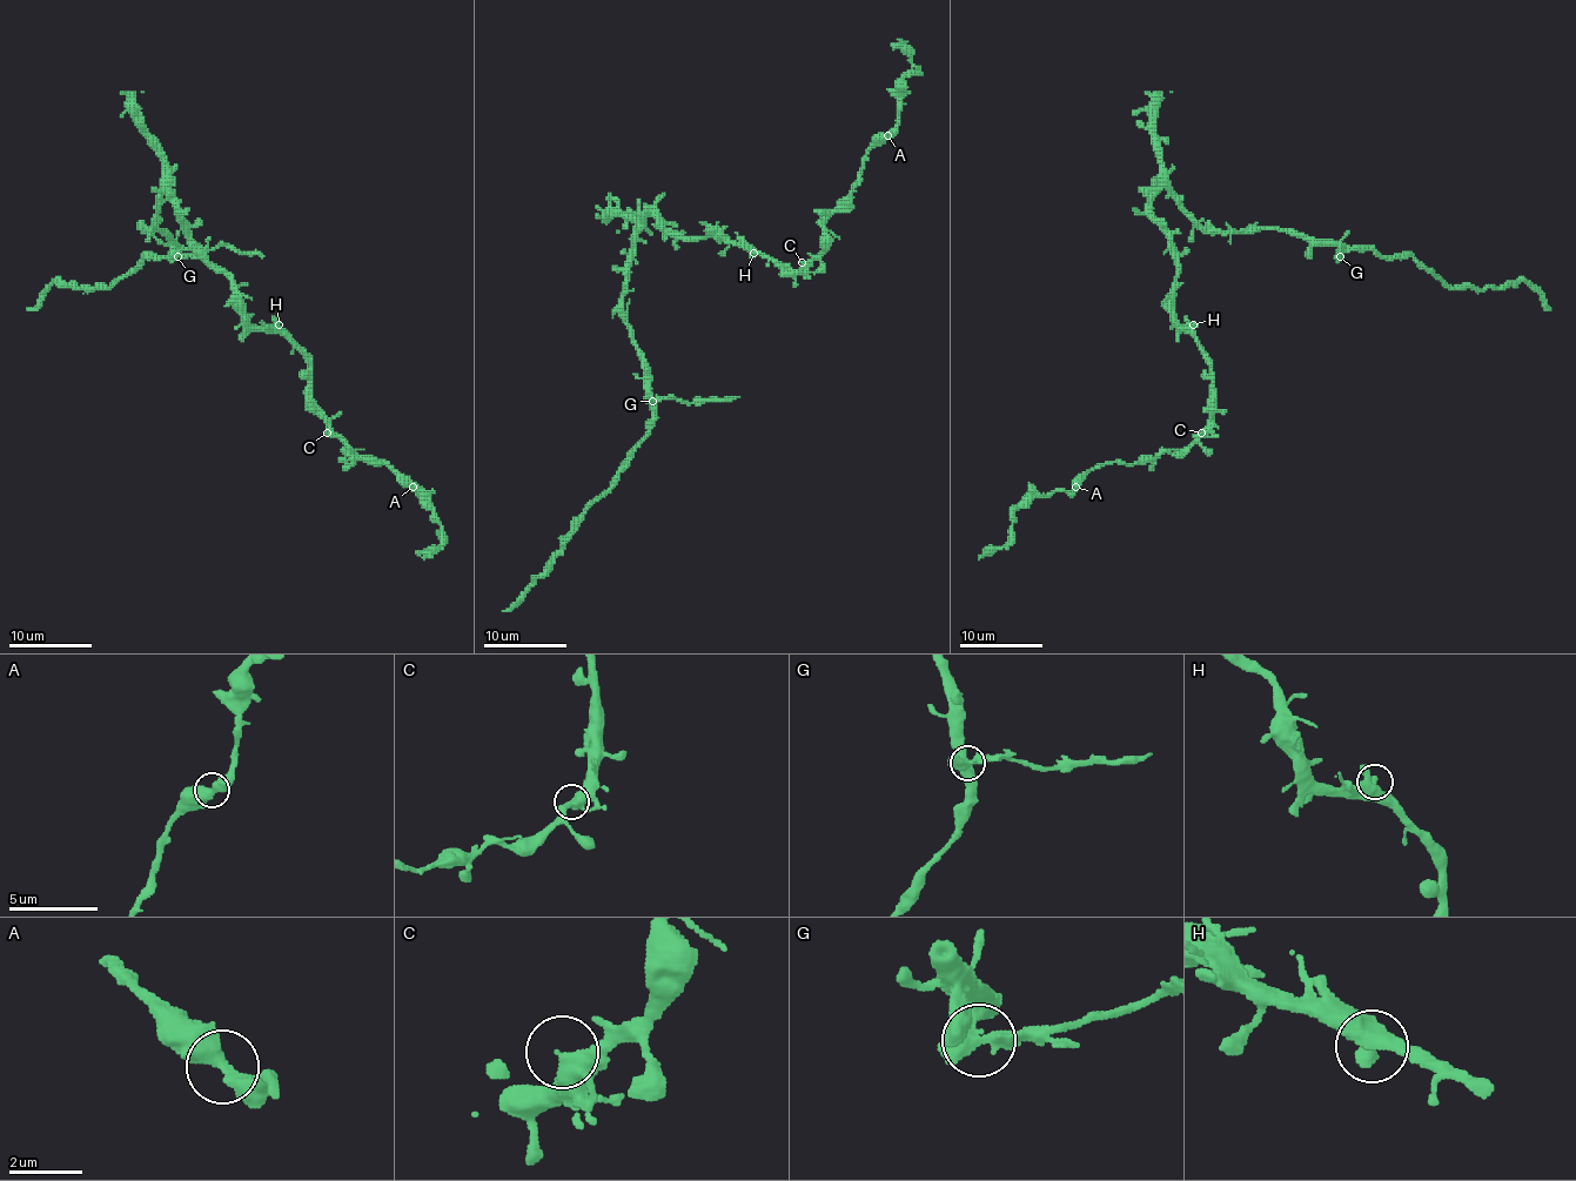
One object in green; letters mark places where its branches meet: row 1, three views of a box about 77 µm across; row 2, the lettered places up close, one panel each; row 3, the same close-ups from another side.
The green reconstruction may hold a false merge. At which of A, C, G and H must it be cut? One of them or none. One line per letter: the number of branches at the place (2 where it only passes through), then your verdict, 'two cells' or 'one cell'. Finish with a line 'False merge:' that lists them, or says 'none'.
A: 2 | one cell
C: 2 | one cell
G: 2 | two cells
H: 2 | one cell
False merge: G

